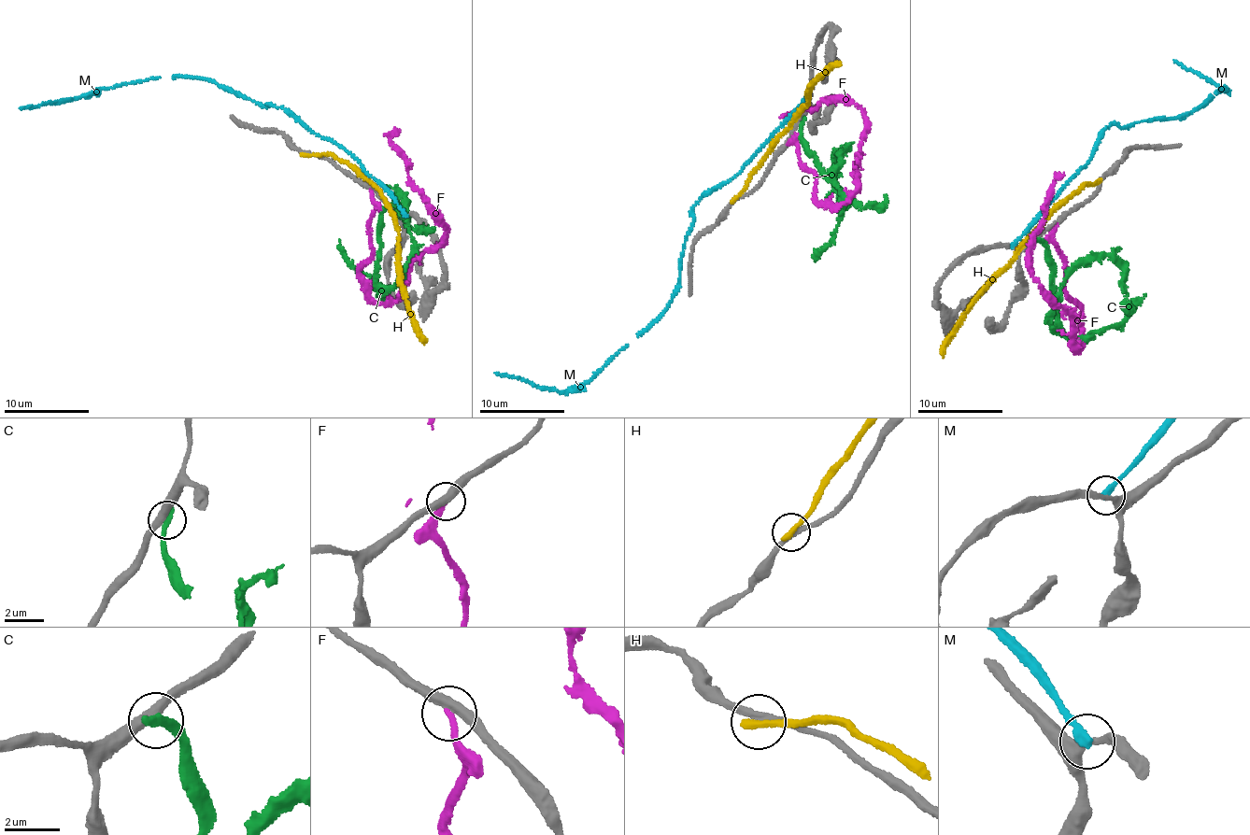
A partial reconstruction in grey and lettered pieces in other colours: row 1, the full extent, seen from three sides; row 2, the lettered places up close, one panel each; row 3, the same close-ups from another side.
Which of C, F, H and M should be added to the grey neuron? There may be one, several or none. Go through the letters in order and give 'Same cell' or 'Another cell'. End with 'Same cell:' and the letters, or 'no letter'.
C: Another cell
F: Another cell
H: Another cell
M: Another cell
Same cell: no letter

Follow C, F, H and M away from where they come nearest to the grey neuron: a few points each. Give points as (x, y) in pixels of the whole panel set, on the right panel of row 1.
C: (1037, 240), (1052, 271), (1050, 324), (1060, 288), (1089, 260), (1105, 257), (1123, 271), (1129, 305), (1122, 307)
F: (1057, 225), (1064, 295), (1080, 309), (1081, 350), (1071, 315), (1032, 275), (1029, 244), (1062, 176)
H: (1098, 180), (1072, 191), (1051, 209), (1016, 256), (987, 287), (956, 331), (943, 358)
M: (1013, 246), (1091, 159), (1104, 130), (1180, 116), (1226, 89), (1173, 60)

